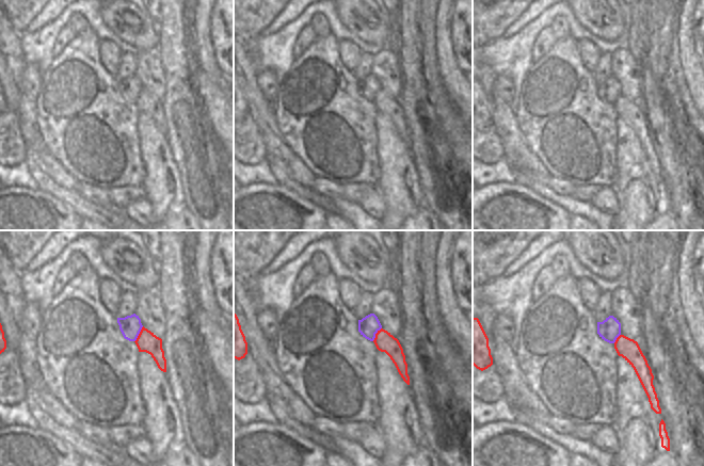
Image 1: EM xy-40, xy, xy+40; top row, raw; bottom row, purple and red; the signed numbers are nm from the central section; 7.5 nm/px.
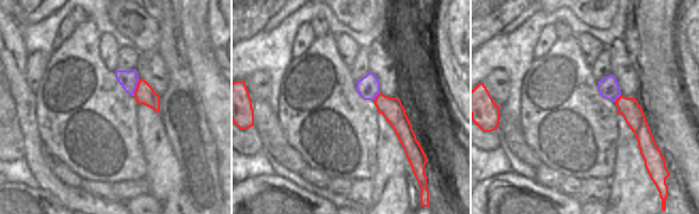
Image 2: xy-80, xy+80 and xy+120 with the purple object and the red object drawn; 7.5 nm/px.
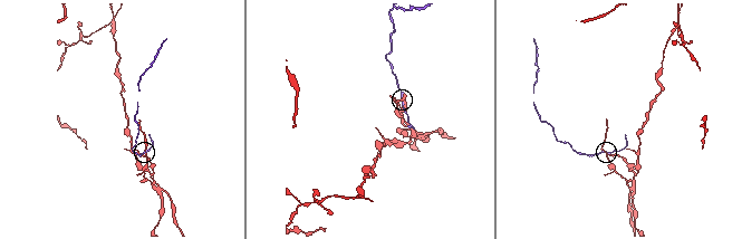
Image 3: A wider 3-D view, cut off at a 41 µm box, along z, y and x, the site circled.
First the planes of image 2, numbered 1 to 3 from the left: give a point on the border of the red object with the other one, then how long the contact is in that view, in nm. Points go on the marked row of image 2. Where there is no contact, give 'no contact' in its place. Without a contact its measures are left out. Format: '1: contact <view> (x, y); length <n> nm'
1: contact xy-80 (136, 87); length 130 nm
2: contact xy+80 (376, 96); length 80 nm
3: contact xy+120 (617, 97); length 80 nm

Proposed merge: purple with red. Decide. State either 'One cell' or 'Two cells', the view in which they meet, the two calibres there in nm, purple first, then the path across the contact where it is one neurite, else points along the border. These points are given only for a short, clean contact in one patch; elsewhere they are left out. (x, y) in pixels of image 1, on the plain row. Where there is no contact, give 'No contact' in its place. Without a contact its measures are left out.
Two cells. Touches purple in xy-40. Thickness 160 nm (purple) against 160 nm.

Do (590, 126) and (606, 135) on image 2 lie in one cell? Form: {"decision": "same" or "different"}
{"decision": "same"}

